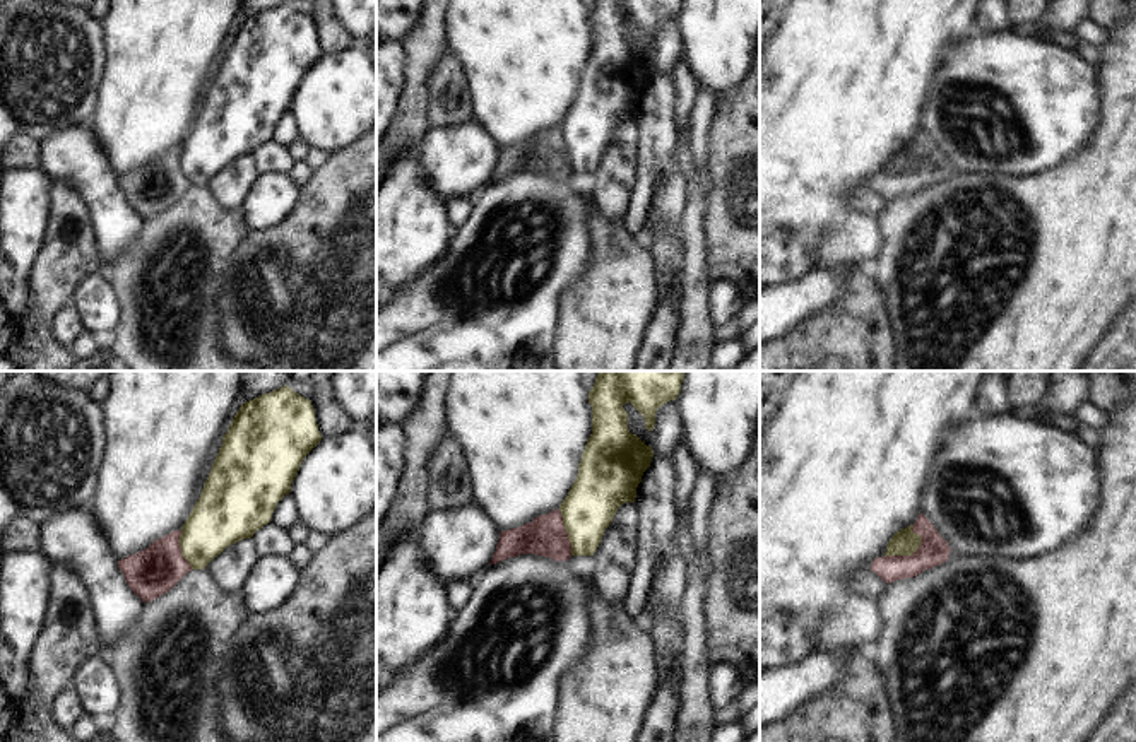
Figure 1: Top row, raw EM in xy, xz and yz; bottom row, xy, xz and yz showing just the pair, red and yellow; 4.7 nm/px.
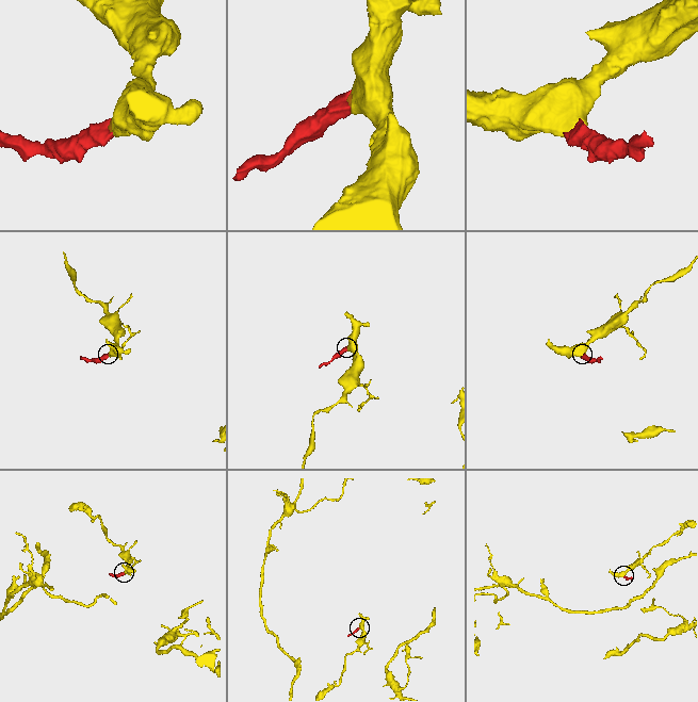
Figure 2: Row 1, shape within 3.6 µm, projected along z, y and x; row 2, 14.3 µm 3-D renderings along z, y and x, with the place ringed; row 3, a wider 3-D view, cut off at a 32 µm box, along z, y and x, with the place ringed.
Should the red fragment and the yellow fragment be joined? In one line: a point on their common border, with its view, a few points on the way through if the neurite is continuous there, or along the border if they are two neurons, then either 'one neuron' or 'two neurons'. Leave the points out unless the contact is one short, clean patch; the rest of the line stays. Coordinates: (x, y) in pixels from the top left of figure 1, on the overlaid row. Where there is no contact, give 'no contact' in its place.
meets red in yz at (905, 556); border along yz (922, 537), (911, 554), (883, 556); two neurons

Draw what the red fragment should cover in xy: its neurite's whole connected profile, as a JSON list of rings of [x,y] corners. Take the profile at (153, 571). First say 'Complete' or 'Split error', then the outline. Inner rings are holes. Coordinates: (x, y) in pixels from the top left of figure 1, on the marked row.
Complete. [[[175,530],[154,540],[147,549],[118,561],[127,585],[142,602],[164,595],[192,571],[181,556],[180,535],[181,530]]]

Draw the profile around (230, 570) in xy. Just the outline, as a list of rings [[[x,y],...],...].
[[[243,539],[226,547],[205,569],[226,593],[240,597],[243,583],[258,559],[253,540]]]

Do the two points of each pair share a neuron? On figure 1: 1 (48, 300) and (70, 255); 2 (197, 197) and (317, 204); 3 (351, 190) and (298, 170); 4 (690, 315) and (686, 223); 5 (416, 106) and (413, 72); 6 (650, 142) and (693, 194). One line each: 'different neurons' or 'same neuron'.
1: same neuron
2: different neurons
3: different neurons
4: same neuron
5: same neuron
6: different neurons

